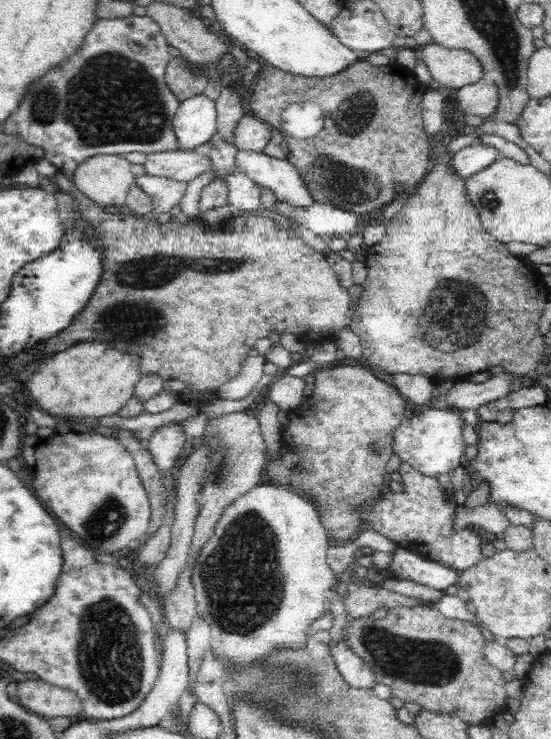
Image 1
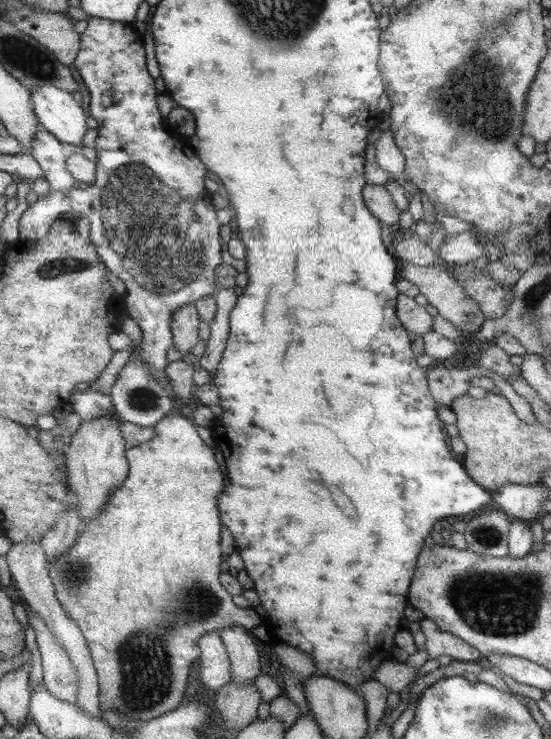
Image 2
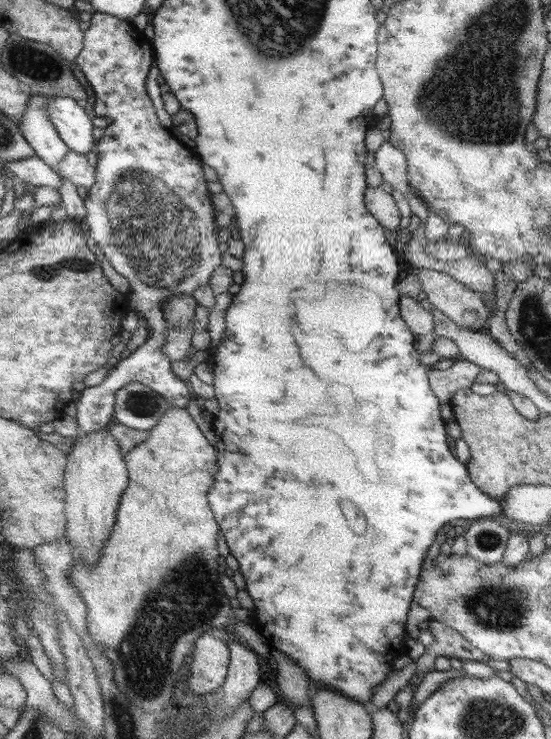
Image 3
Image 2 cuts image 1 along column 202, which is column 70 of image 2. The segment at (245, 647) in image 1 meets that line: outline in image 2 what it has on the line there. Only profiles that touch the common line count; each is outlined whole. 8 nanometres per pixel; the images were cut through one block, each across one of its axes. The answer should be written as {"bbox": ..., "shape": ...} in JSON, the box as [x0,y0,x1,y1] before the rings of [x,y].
{"bbox":[50,411,263,723],"shape":[[[173,411],[160,423],[151,429],[151,436],[142,444],[128,450],[129,474],[120,486],[117,486],[113,494],[109,496],[108,503],[101,510],[101,515],[83,524],[81,535],[76,544],[72,545],[56,562],[50,566],[50,574],[56,585],[58,600],[62,603],[68,616],[75,620],[82,628],[82,634],[90,649],[91,657],[97,672],[99,682],[99,710],[102,716],[109,710],[115,710],[121,718],[140,720],[142,723],[165,715],[176,710],[184,700],[188,676],[192,664],[200,658],[198,638],[212,632],[212,630],[225,629],[236,625],[242,628],[255,628],[263,623],[262,617],[255,608],[241,608],[234,605],[232,594],[225,585],[220,584],[220,572],[222,572],[222,550],[220,550],[220,508],[218,506],[219,495],[224,488],[224,476],[220,472],[220,466],[216,462],[214,452],[202,442],[198,432],[194,430],[194,424],[184,418],[184,412]]]}

